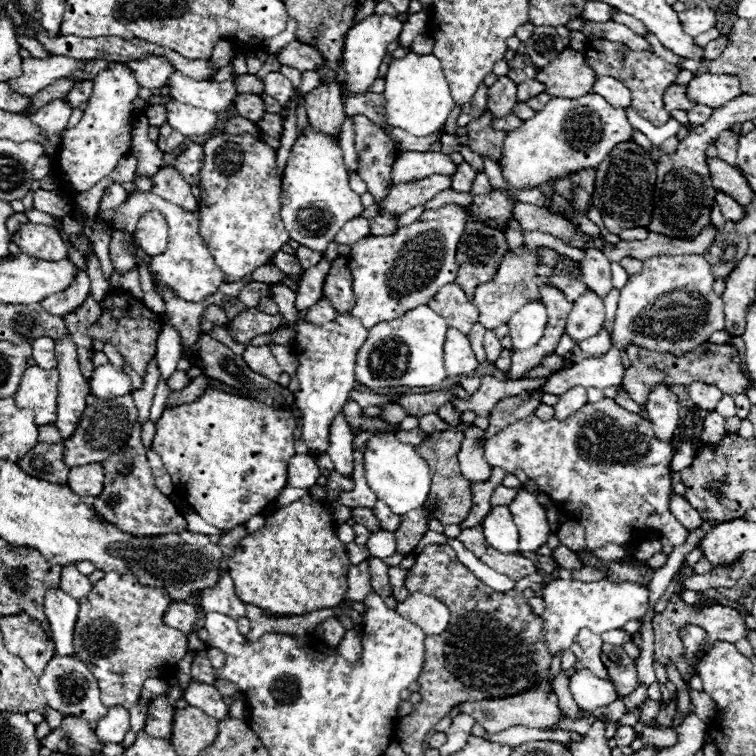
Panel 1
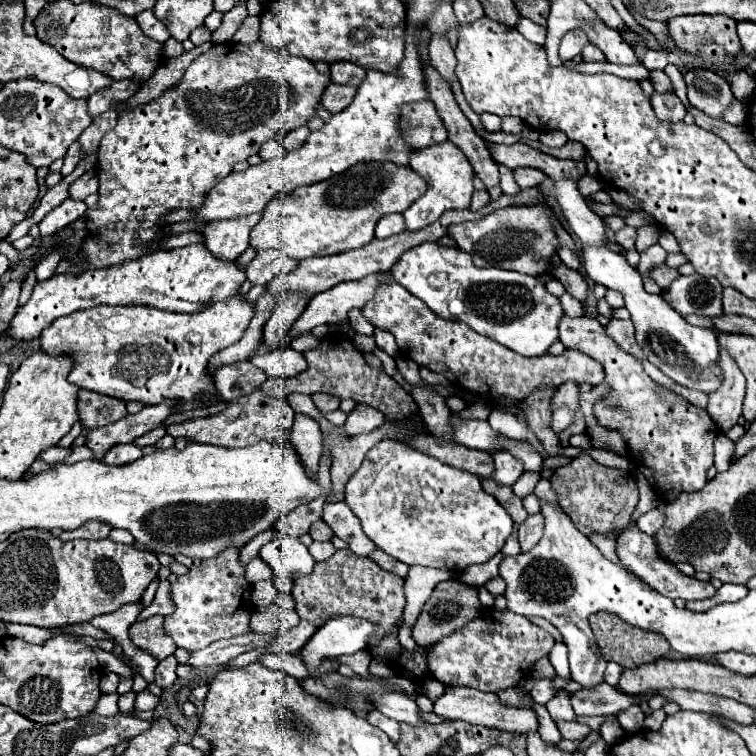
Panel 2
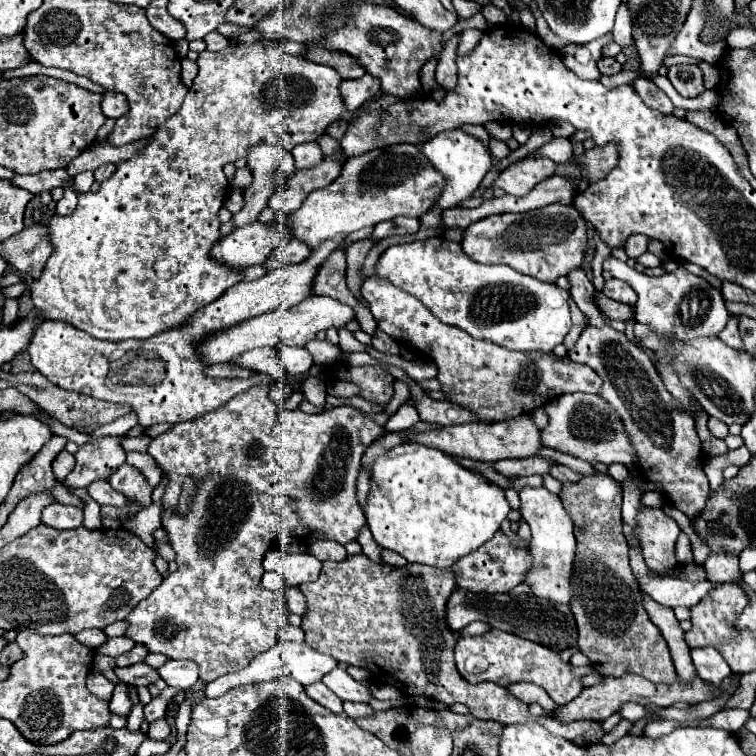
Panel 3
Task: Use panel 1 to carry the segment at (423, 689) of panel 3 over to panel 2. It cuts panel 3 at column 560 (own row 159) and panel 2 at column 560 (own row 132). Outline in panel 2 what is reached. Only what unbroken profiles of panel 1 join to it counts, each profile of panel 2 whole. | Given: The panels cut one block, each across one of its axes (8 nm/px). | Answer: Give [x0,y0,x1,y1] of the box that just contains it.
[558,722,590,740]

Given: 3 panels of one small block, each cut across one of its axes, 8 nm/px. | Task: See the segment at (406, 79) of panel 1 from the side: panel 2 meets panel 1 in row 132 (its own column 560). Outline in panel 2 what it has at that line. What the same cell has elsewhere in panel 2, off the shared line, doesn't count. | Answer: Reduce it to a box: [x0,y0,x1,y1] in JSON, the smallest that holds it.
[552,410,574,434]

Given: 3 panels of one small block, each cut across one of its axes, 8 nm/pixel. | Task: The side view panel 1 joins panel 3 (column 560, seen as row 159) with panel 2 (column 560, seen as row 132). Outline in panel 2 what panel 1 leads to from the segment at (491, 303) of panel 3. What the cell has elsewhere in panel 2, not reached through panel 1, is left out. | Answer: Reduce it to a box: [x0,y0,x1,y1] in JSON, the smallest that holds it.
[390,242,564,358]

